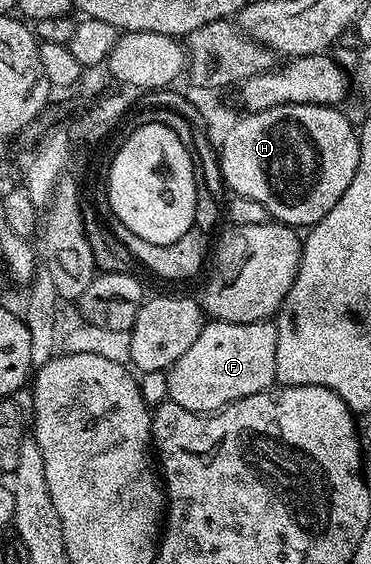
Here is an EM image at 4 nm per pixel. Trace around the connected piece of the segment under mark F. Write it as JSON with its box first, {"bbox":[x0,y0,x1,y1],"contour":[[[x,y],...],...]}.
{"bbox":[167,319,277,412],"contour":[[[212,319],[204,323],[193,346],[189,346],[189,350],[185,350],[185,354],[181,354],[181,358],[177,358],[177,362],[172,364],[167,372],[167,399],[190,412],[218,412],[220,408],[232,404],[235,400],[249,398],[249,394],[257,394],[272,387],[276,383],[276,374],[277,330],[274,323],[258,320],[242,324]]]}

